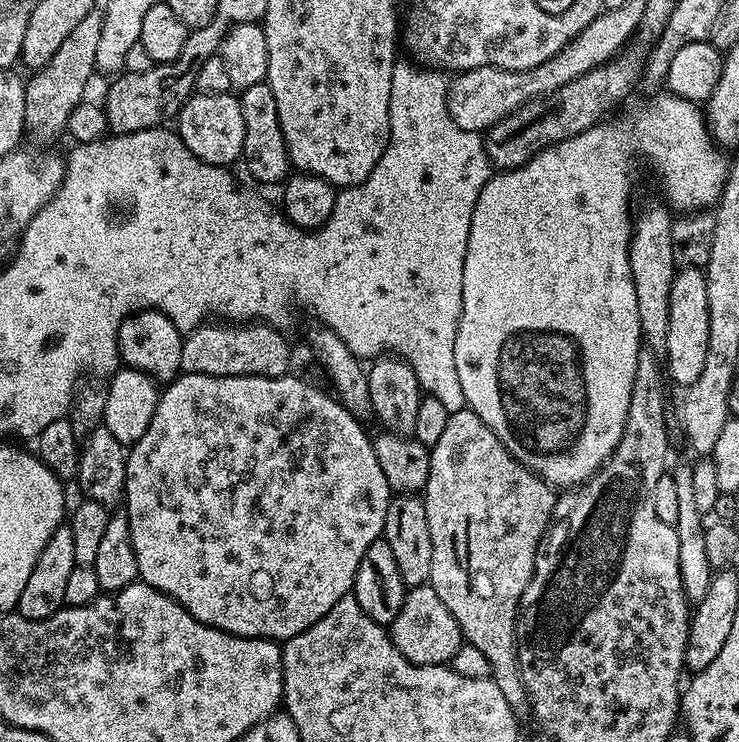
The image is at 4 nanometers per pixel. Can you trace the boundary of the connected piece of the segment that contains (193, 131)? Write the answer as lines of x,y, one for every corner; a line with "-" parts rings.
197,91
189,96
178,113
178,135
180,141
207,164
232,166
241,159
244,151
244,127
242,126
242,106
232,92

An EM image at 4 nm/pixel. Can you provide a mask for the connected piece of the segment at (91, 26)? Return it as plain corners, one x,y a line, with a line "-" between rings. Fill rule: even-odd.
93,10
70,30
70,35
62,42
62,47
46,62
44,68
35,69
27,77
26,90
26,118
24,126
29,137
37,136
42,145
48,146
52,139
65,135
67,120
74,108
85,99
84,91
88,88
88,79
92,72
97,71
98,42
102,39
104,17
99,11

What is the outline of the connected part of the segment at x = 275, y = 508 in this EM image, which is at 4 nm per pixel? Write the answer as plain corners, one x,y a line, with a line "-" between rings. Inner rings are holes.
185,372
177,376
161,391
160,401
154,410
154,418
150,418
150,426
146,426
146,434
142,434
142,438
138,438
138,442
127,449
128,461
126,462
126,482
124,483
122,504
127,511
128,521
130,522
130,540
134,542
134,558
138,558
139,579
145,584
154,586
162,594
177,600
191,616
198,618
198,622
223,632
229,632
235,636
245,636
255,640
283,642
294,638
298,634
302,634
302,630
314,626
314,622
318,622
318,618
322,618
322,614
326,614
326,610
330,610
330,606
334,606
334,602
338,602
338,598
351,593
352,583
358,574
358,566
362,562
362,554
366,554
366,550
370,550
370,546
374,541
383,537
386,506
391,502
394,495
391,486
386,482
386,474
382,474
382,466
378,466
378,458
372,449
373,437
364,433
364,430
366,430
365,425
360,423
359,420
355,420
350,411
342,407
335,395
329,394
327,396
322,389
315,388
314,385
307,384
306,381
299,380
298,377
292,375
211,376
210,374
190,374

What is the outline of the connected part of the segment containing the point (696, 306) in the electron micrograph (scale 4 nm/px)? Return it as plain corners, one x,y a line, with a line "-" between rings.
698,268
677,271
670,291
670,328
666,351
666,372
676,384
689,386
697,381
706,360
710,318
707,312
707,282

